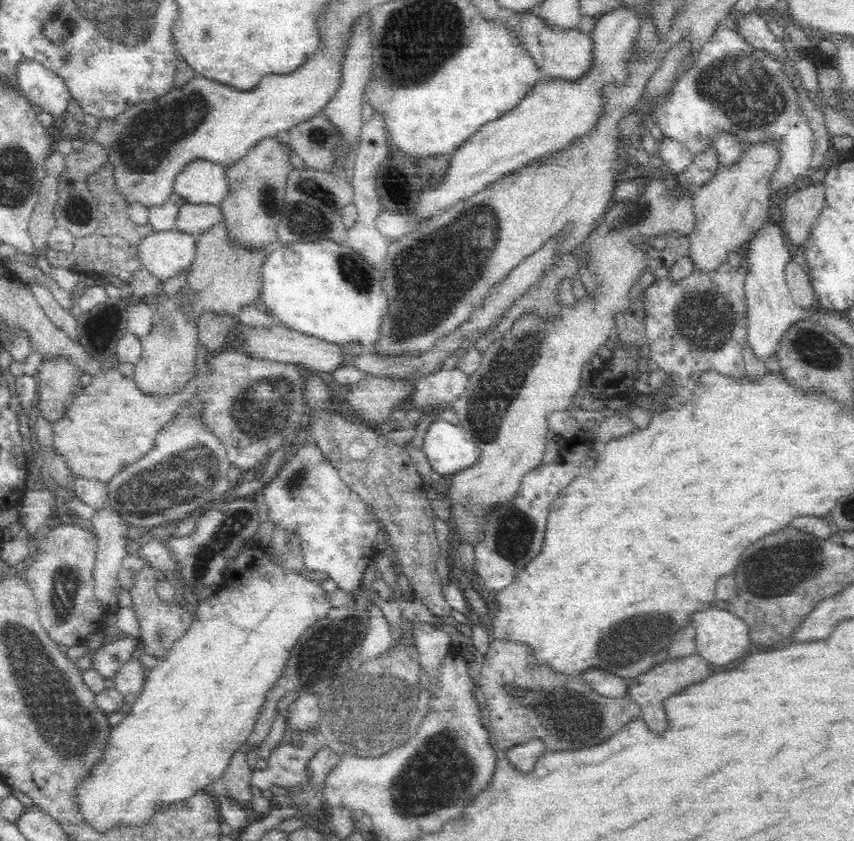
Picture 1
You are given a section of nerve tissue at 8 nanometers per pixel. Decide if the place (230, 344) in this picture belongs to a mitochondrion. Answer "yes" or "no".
no

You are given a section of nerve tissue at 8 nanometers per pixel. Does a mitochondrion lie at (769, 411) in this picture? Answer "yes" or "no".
no

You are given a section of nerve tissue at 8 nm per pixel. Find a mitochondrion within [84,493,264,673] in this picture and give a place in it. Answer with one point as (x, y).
(224, 535)

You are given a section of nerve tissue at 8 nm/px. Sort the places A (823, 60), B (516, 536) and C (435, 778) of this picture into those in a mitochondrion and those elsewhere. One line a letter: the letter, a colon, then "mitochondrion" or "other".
A: other
B: mitochondrion
C: mitochondrion

